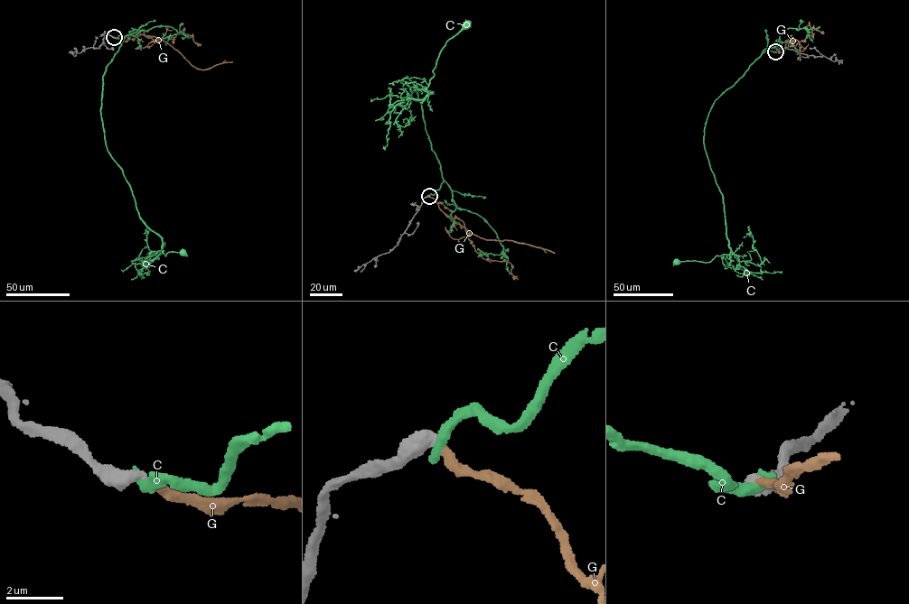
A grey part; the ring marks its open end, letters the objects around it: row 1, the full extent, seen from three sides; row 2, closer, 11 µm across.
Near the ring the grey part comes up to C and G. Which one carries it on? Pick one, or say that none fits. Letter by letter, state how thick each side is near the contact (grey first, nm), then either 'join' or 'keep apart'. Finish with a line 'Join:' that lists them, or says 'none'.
C: 600/460 nm | keep apart
G: 500/280 nm | join
Join: G

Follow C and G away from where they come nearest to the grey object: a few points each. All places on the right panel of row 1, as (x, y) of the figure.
C: (775, 51), (765, 51), (726, 89), (705, 125), (704, 148), (723, 197), (730, 252), (705, 263), (676, 262)
G: (774, 51), (783, 51), (790, 41), (795, 39), (799, 43), (800, 60), (801, 46)

